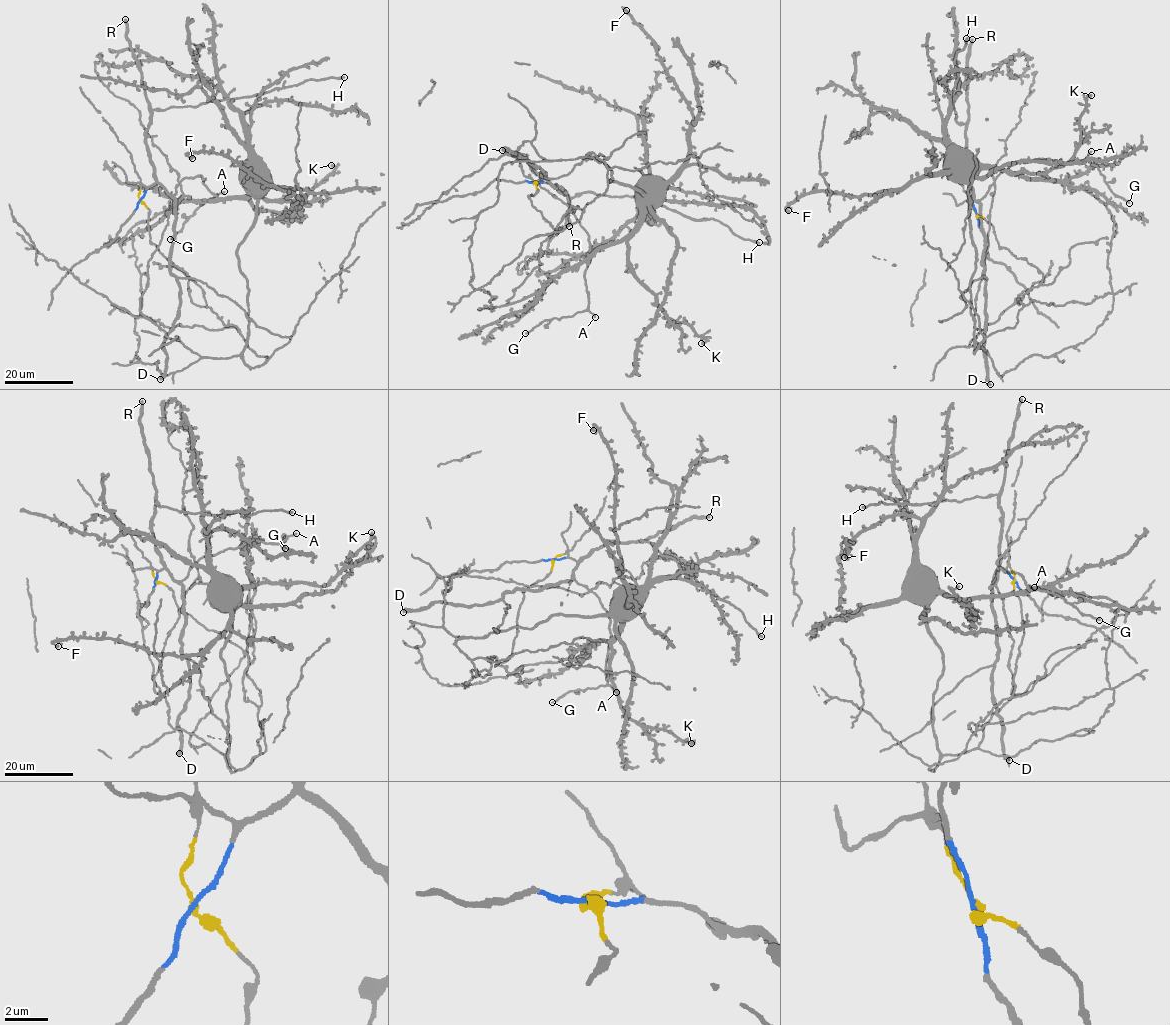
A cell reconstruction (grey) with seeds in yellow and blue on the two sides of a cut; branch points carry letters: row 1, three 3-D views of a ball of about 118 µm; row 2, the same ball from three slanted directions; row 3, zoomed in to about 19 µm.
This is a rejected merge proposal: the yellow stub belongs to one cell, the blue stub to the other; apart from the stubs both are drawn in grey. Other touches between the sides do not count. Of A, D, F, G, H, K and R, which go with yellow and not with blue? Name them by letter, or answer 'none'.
F, K

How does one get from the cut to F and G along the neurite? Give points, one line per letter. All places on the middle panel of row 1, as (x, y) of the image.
F: (534, 182), (557, 235), (608, 187), (588, 154), (644, 194), (686, 159), (693, 112), (626, 10)
G: (534, 182), (563, 189), (589, 237), (588, 306), (545, 320), (525, 333)

